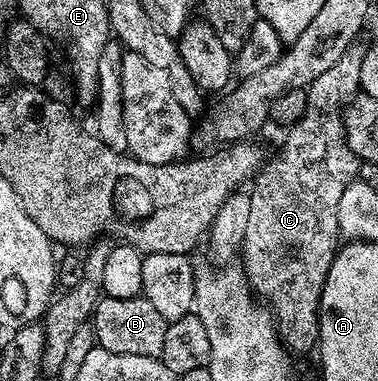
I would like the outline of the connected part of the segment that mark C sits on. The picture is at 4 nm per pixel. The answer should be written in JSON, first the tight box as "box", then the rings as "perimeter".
{"box":[240,47,362,354],"perimeter":[[[351,47],[344,51],[334,67],[316,77],[306,89],[304,115],[285,130],[282,161],[267,160],[253,178],[248,211],[248,231],[240,250],[240,262],[246,268],[249,288],[272,310],[278,326],[278,336],[291,354],[306,353],[315,348],[318,339],[318,304],[328,279],[334,257],[340,248],[340,199],[348,183],[359,180],[358,156],[348,147],[342,122],[342,111],[359,96],[362,49]]]}

